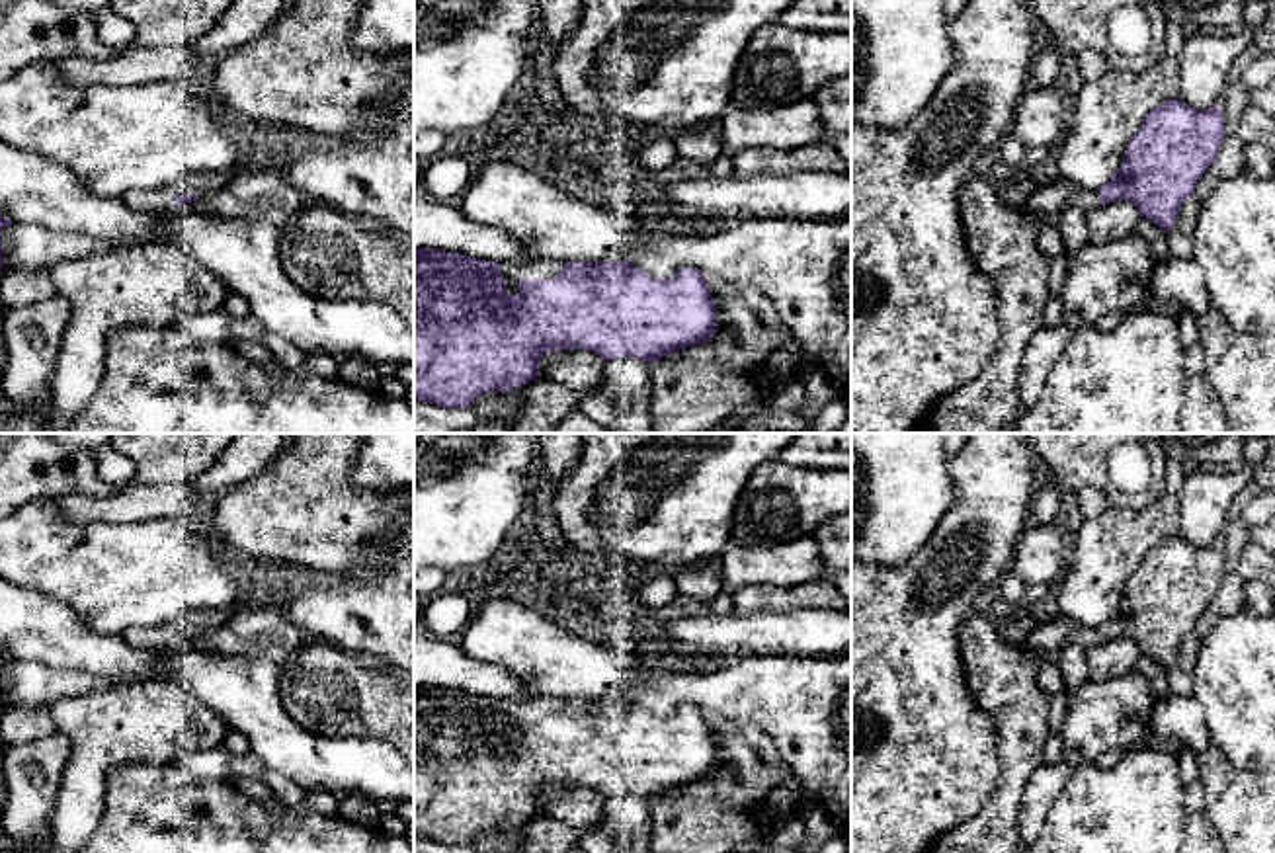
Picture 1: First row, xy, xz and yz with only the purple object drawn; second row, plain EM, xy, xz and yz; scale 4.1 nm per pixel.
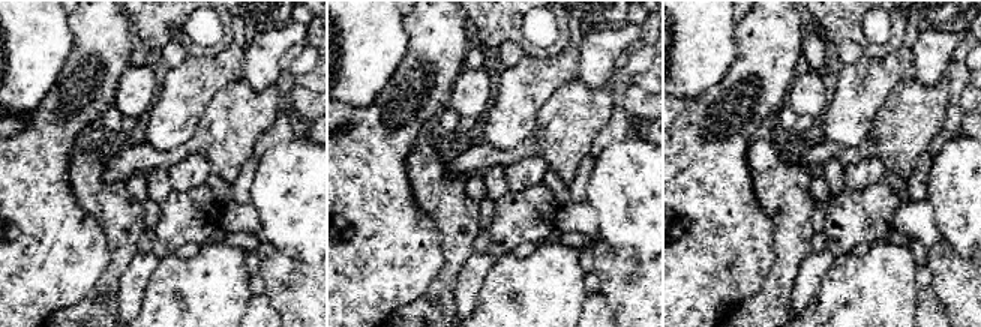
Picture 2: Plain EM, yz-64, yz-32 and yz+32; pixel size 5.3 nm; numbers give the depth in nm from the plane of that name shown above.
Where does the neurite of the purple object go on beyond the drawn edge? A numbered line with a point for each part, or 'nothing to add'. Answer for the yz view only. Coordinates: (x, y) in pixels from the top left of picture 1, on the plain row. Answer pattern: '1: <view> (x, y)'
1: yz (1045, 639)

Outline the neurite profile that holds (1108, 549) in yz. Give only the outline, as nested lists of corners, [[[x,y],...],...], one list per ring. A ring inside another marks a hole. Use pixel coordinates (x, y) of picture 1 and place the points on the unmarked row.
[[[1168,492],[1146,508],[1131,509],[1109,506],[1097,517],[1078,519],[1074,560],[1056,582],[1058,615],[1070,619],[1078,627],[1099,627],[1121,605],[1127,582],[1144,560],[1146,552],[1173,535],[1179,535],[1179,504],[1177,496]]]

